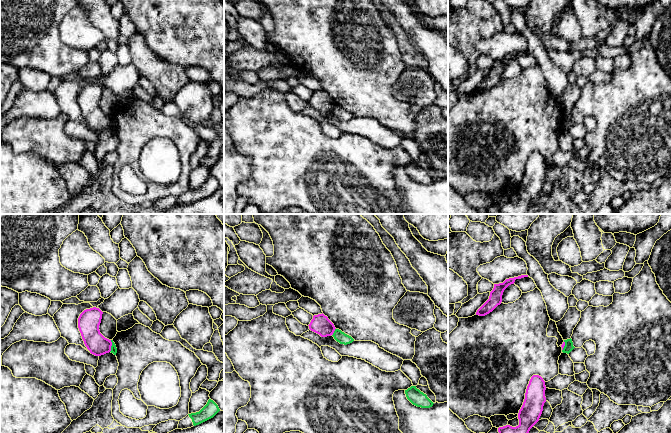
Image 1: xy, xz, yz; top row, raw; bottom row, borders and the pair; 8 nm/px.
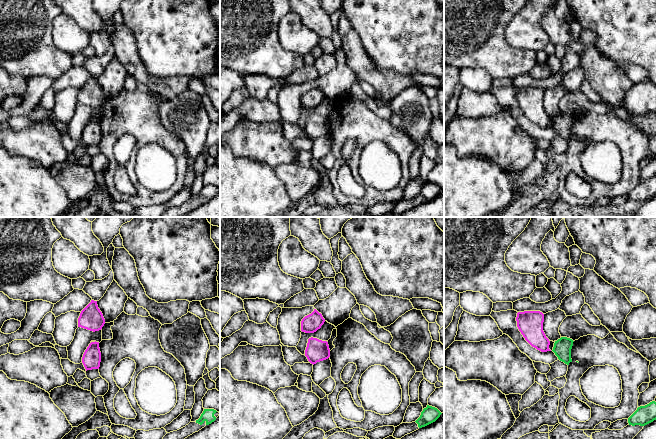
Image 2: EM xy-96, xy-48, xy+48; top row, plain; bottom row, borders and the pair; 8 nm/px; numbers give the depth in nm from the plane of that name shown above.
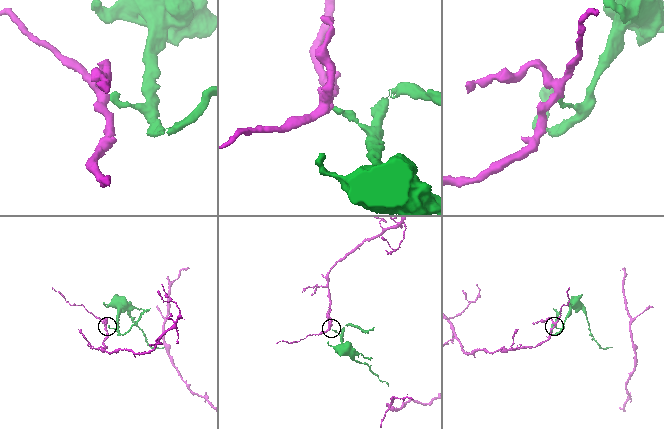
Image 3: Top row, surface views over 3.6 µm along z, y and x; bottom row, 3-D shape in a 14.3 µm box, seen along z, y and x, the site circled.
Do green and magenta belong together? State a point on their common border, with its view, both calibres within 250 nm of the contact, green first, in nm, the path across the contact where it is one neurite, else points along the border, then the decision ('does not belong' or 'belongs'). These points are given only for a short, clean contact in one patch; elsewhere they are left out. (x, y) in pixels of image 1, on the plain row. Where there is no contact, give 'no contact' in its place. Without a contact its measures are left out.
meets green in xy at (111, 122); 50 nm thick on the green side, 170 nm on the other; border along xy (111, 116), (111, 125), (109, 127); does not belong

